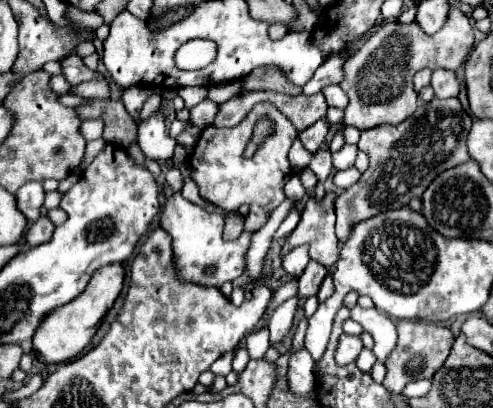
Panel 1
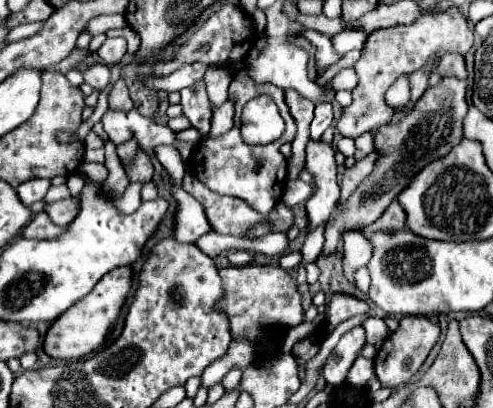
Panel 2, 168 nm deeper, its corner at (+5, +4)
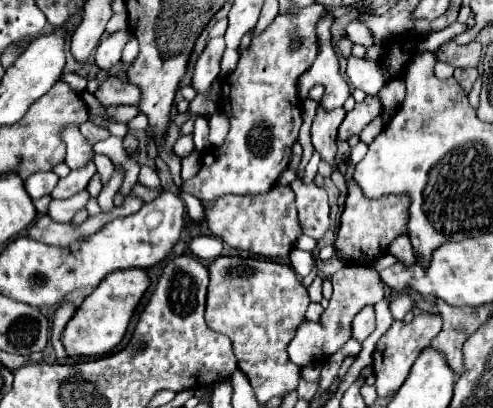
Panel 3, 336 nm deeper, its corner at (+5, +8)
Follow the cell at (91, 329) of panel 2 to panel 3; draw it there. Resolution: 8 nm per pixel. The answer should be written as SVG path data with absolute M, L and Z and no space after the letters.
M131 270L131 272L111 272L103 284L99 284L77 308L75 316L67 322L63 332L63 344L69 356L103 356L109 354L125 336L129 320L139 306L143 294L147 292L151 280L145 270Z

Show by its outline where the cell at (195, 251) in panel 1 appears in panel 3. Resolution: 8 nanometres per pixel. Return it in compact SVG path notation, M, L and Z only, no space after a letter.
M185 134L185 136L181 136L179 140L177 140L177 144L175 144L175 154L177 156L185 156L185 154L189 154L189 152L193 152L195 150L195 146L193 146L193 136L191 134Z

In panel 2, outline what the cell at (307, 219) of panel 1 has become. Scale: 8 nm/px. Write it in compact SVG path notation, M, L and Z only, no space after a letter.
M309 142L307 144L307 160L305 160L305 170L313 176L313 194L307 198L305 202L305 210L307 210L307 232L313 232L317 226L325 224L329 220L329 214L333 210L333 206L339 200L339 184L335 180L337 176L337 164L335 164L335 148L331 144L323 144L323 142Z

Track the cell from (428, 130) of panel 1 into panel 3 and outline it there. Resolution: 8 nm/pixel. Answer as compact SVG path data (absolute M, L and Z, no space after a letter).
M457 68L455 70L455 78L459 80L459 84L463 84L463 88L467 88L467 90L471 90L471 86L473 86L473 82L477 80L477 68L465 68L465 70L461 70L461 68Z

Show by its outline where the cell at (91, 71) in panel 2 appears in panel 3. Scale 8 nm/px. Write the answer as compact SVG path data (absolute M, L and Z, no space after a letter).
M109 76L101 88L97 90L97 100L103 106L119 106L119 104L139 104L141 90L131 82L121 82L117 76Z

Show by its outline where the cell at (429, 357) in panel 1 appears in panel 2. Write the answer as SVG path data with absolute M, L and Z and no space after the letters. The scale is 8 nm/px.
M403 316L399 320L399 328L385 340L381 350L375 356L375 374L381 380L381 386L395 388L411 380L417 374L425 358L429 356L431 348L439 340L439 324L425 318L425 316Z

